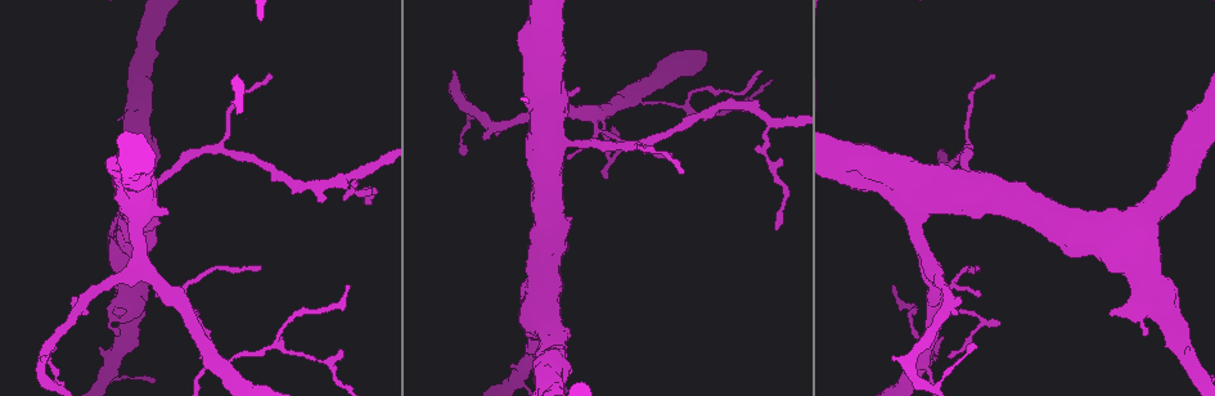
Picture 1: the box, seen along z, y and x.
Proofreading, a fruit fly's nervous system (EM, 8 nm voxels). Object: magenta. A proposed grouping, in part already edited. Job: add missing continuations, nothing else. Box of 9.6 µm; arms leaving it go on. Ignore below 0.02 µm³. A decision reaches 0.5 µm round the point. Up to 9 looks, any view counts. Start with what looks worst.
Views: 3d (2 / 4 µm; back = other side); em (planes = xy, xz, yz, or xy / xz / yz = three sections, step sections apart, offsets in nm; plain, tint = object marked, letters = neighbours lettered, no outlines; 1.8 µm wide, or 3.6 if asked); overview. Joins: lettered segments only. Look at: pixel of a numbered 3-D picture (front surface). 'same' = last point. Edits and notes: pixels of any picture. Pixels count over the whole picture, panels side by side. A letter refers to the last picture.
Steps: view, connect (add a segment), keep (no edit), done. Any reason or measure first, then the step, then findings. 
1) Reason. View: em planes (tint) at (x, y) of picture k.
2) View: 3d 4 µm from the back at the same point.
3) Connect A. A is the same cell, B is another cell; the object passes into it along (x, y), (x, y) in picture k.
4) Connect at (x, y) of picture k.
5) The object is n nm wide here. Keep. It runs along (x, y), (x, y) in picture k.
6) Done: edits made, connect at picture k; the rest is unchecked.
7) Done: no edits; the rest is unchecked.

Sudden change in width. View: em 3.6 µm planes (letters) at (1135, 237) of picture 1.

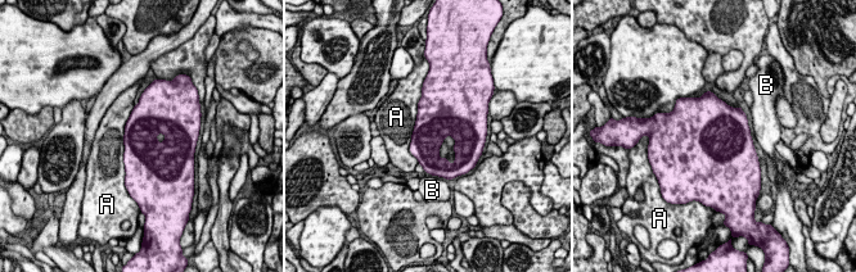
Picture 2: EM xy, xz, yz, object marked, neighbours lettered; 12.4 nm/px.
The object is 440 nm wide here. Keep. A and B are other cells; a border runs along (135, 105), (125, 126), (124, 178) in picture 2; none of them fits.

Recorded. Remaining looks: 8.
Thick turns thin. View: 3d 4 µm at (921, 204) of picture 1.

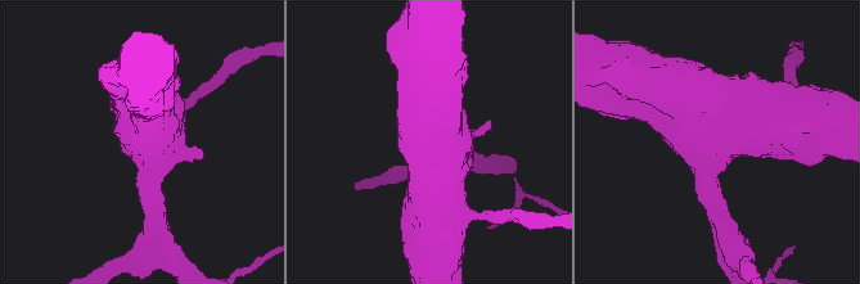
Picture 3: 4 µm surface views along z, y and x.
Need the tissue. View: em xy step 16 (tint) at (716, 142) of picture 3.

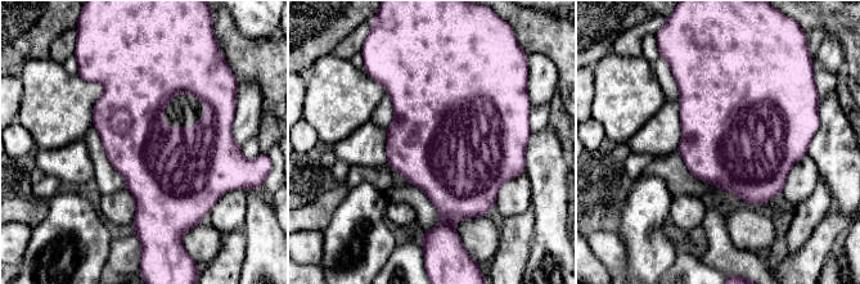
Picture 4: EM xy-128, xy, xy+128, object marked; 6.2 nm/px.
View: em planes (letters) at the same point.

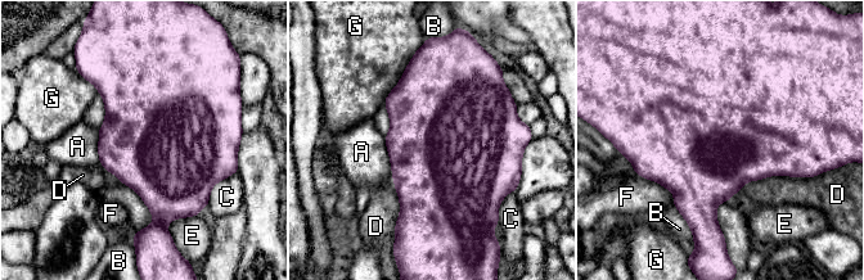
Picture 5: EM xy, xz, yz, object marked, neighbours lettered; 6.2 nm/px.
Keep. A, B, C, D, E, F and G are other cells; no lettered segment goes on from it.

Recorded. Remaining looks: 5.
Free end. View: em planes (letters) at (454, 72) of picture 1.

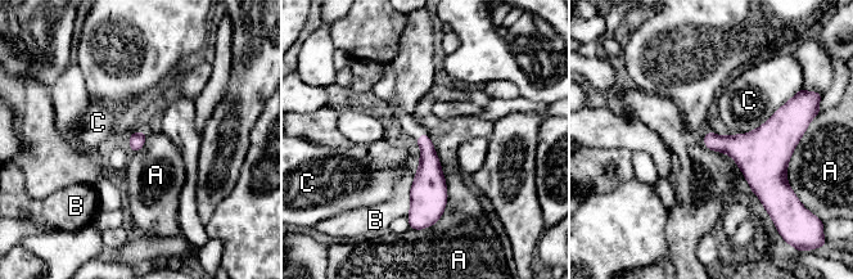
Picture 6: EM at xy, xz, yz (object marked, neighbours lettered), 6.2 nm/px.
The longest contact is with A, 600 nm. Keep. A, B and C are other cells; none of them fits.

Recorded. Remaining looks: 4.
Free end. View: em planes (tint) at (126, 310) of picture 1.

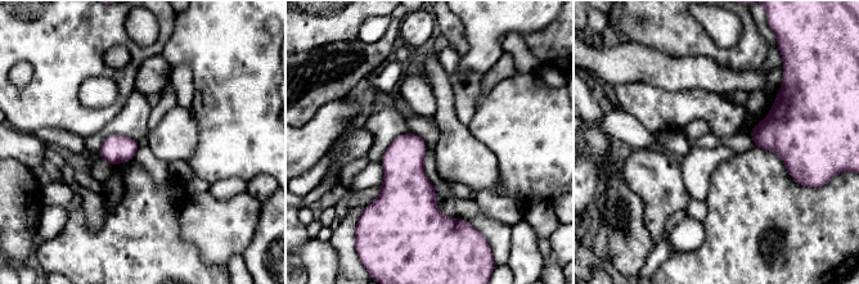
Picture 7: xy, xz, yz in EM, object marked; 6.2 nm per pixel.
View: em planes (letters) at the same point.

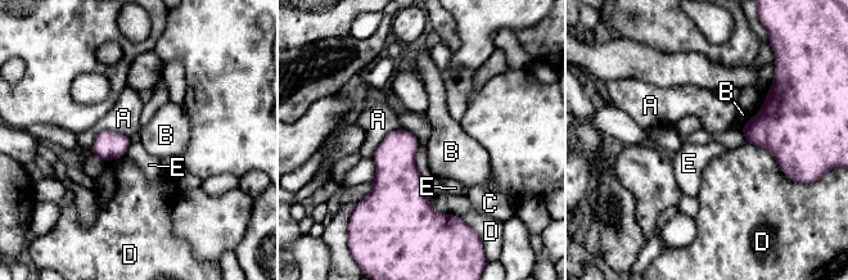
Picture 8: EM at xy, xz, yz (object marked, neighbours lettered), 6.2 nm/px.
The longest contact is with D, 360 nm. Keep. A, B, C, D and E are other cells; none of them fits.

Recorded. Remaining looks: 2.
Done: no edits; the rest is unchecked.

